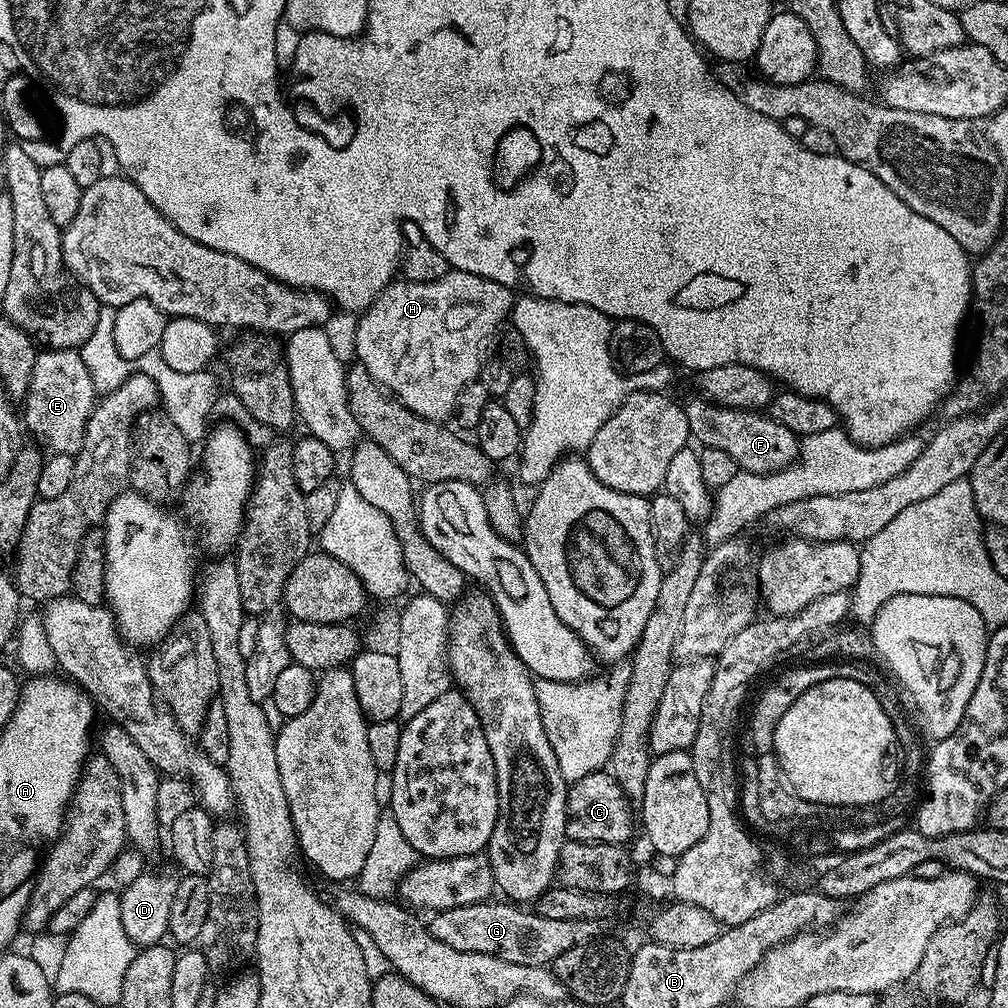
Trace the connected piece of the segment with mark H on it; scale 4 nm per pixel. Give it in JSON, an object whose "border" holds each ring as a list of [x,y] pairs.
{"border":[[[455,270],[448,271],[442,278],[438,278],[434,282],[414,282],[403,278],[393,279],[392,283],[380,293],[380,297],[374,301],[370,307],[364,309],[360,320],[356,324],[356,357],[359,363],[369,372],[377,384],[381,388],[392,393],[395,399],[401,404],[407,406],[411,412],[424,417],[425,420],[443,421],[443,416],[451,417],[456,411],[456,403],[458,402],[458,394],[462,394],[462,390],[470,381],[477,379],[481,375],[480,363],[484,360],[484,351],[488,348],[488,343],[492,340],[492,335],[496,332],[496,327],[500,323],[509,319],[514,303],[513,289],[507,288],[505,284],[494,282],[490,278],[482,278],[478,274],[470,274],[469,272],[457,272]]]}

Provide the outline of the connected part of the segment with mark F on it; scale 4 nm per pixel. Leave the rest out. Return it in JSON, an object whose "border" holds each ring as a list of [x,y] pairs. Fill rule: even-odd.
{"border":[[[703,398],[685,403],[683,409],[691,439],[697,440],[697,445],[717,448],[730,454],[737,469],[758,474],[777,472],[793,463],[800,455],[798,437],[786,430],[782,422],[774,422],[763,411],[727,408]]]}

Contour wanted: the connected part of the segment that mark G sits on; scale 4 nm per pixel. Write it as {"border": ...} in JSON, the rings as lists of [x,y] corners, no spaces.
{"border":[[[512,902],[492,903],[462,905],[437,911],[431,917],[433,920],[427,921],[428,929],[434,938],[438,938],[438,942],[446,942],[446,946],[454,946],[454,950],[490,954],[506,958],[506,962],[518,962],[522,966],[551,965],[558,954],[566,954],[566,950],[585,943],[593,935],[594,924],[590,920],[546,918],[535,910]]]}

